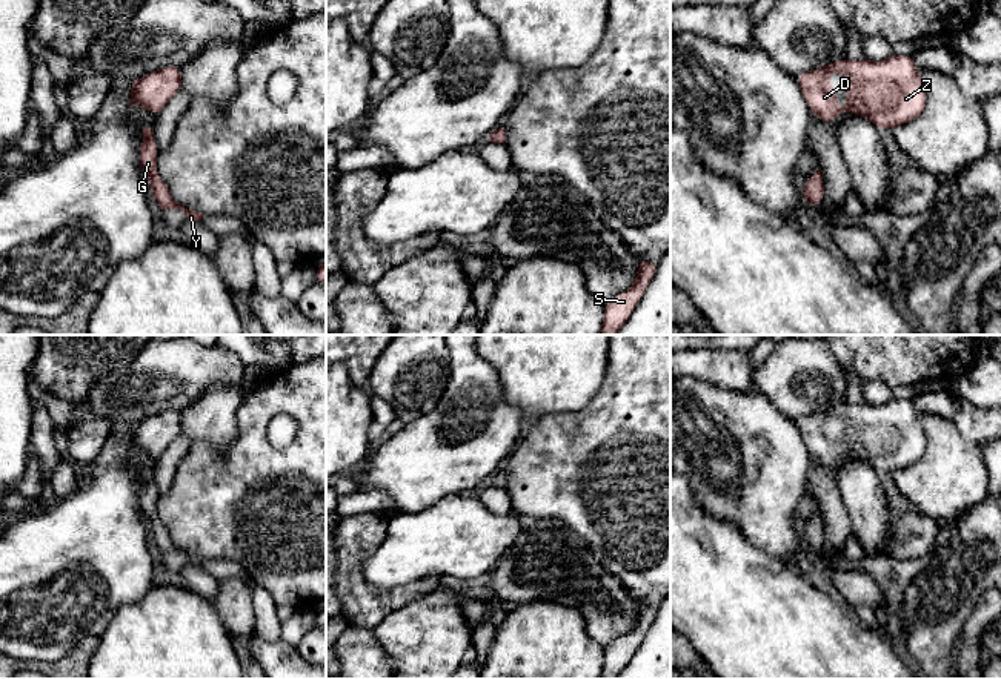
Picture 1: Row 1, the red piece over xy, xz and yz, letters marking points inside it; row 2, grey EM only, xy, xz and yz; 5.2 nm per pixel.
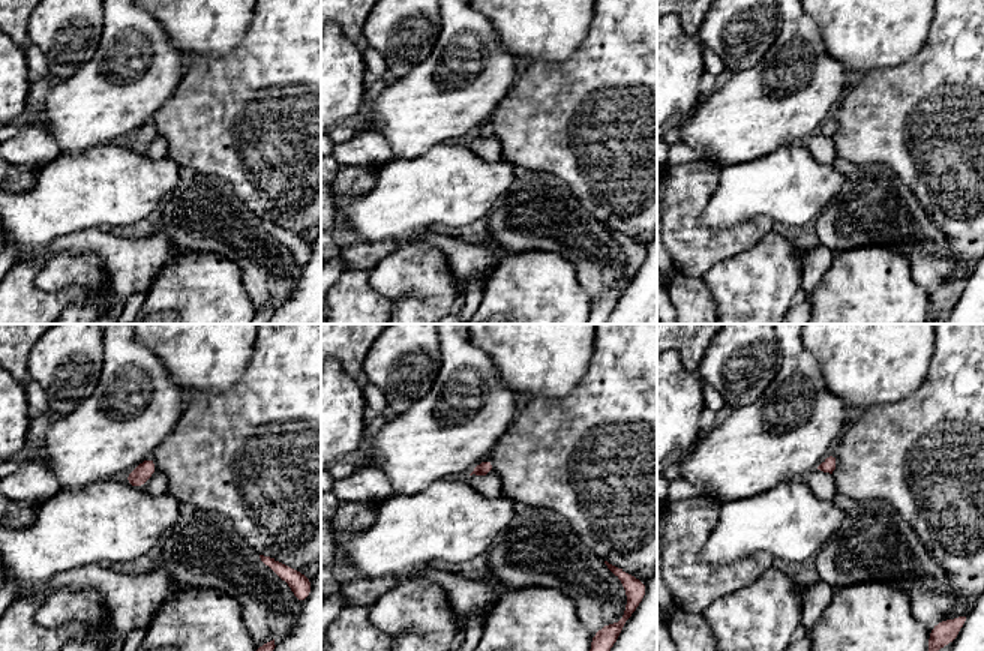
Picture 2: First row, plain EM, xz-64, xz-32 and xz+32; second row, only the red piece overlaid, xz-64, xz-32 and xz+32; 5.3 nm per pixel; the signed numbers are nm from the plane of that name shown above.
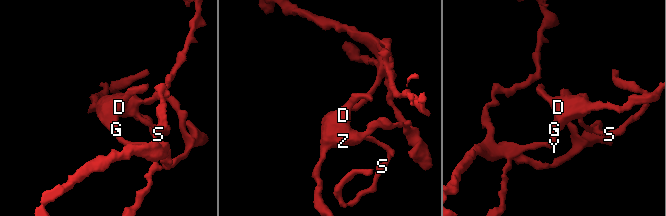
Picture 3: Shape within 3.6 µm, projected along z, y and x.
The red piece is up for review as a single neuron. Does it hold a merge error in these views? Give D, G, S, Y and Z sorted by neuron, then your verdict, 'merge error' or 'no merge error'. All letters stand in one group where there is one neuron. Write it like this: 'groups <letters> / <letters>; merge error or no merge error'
groups D G S Y Z; no merge error

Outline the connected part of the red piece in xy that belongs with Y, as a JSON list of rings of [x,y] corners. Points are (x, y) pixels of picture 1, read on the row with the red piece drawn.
[[[151,128],[143,131],[143,143],[138,151],[138,161],[141,169],[145,171],[149,184],[151,184],[151,195],[158,203],[161,209],[180,209],[186,214],[188,221],[200,221],[205,215],[191,210],[185,206],[180,206],[171,195],[168,184],[160,178],[157,172],[157,155],[158,147],[154,140],[154,134]]]

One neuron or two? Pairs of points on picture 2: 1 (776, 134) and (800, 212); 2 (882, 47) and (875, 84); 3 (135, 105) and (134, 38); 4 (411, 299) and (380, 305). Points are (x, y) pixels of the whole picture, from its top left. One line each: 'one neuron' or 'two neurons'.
1: two neurons
2: two neurons
3: one neuron
4: two neurons

